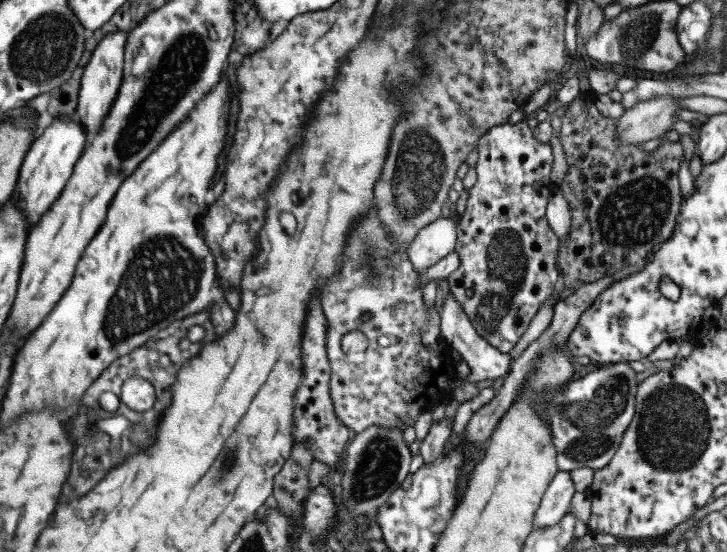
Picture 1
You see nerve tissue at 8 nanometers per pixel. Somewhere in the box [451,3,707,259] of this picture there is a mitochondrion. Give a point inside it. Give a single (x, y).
(639, 33)

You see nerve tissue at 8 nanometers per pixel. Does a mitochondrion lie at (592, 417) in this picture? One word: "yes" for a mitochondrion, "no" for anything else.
yes

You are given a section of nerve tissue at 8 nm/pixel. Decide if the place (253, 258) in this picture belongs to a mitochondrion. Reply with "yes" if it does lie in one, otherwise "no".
no

